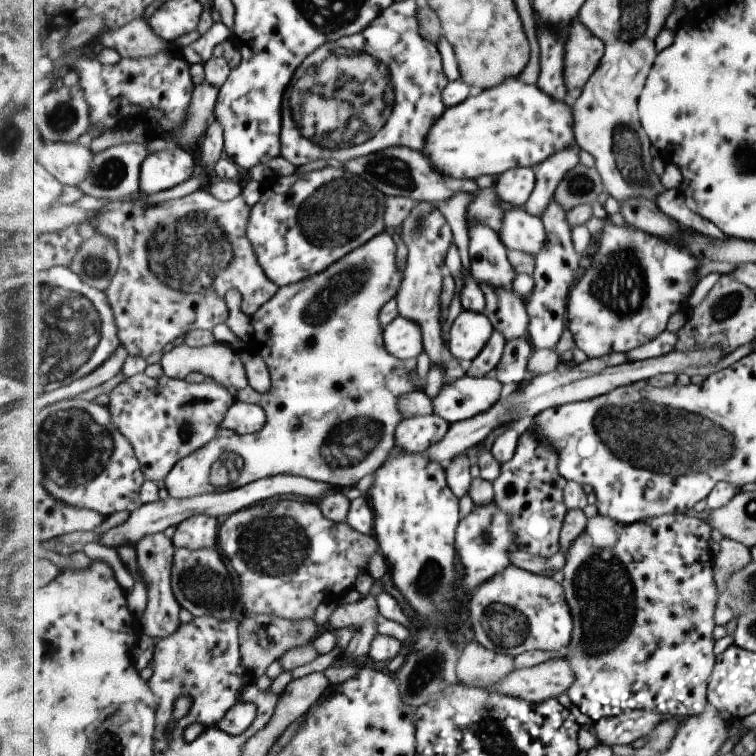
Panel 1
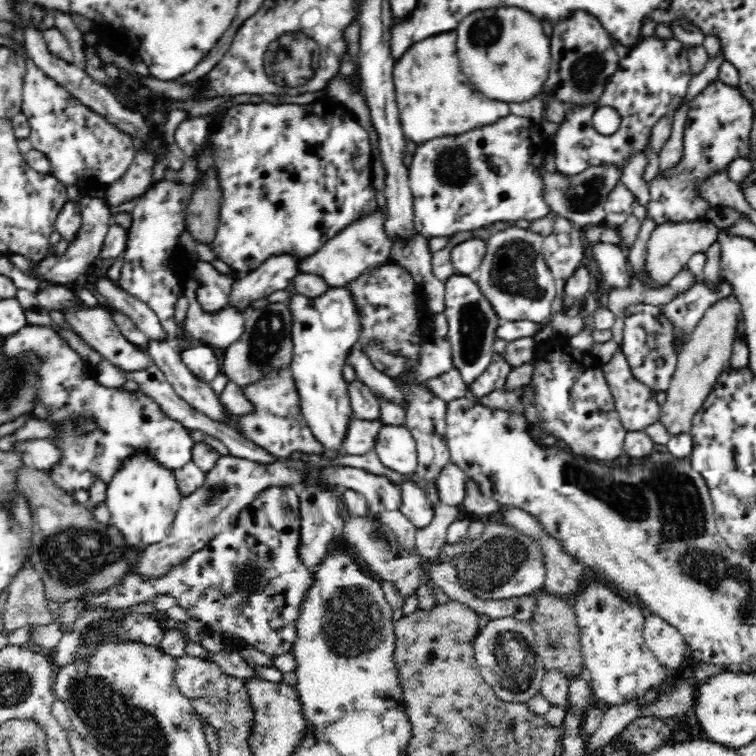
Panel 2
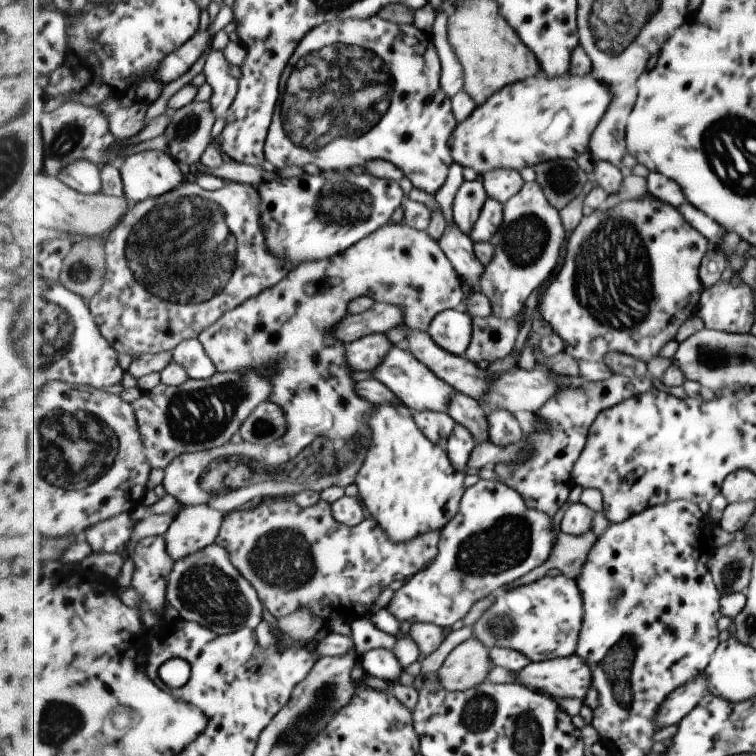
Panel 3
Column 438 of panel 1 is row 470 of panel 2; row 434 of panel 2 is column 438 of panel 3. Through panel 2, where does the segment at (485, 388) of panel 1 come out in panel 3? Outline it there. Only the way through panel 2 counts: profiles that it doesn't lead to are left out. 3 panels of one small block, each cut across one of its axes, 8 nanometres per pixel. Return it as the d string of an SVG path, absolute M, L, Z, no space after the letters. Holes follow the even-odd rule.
M402 344L391 346L391 350L389 350L387 357L383 358L381 366L377 366L372 373L375 380L383 382L399 398L400 402L409 407L413 412L432 411L449 413L451 396L456 392L455 388L451 388L447 382L443 382L441 378L438 378L429 367L416 359L410 350L404 348Z

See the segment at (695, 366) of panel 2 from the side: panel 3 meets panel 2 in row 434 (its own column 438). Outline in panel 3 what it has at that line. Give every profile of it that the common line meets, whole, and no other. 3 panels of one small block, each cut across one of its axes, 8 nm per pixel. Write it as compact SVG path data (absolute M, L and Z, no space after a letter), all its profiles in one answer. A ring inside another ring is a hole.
M472 636L456 646L438 669L441 689L449 692L475 689L487 681L493 665L488 647Z

